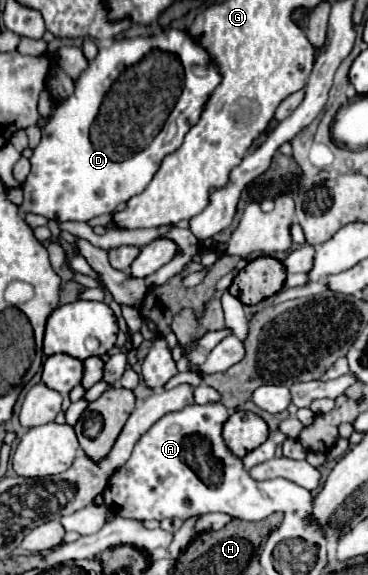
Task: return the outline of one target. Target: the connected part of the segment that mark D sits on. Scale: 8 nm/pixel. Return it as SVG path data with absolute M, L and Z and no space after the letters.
M165 29L165 31L161 31L161 33L157 33L157 35L149 37L149 39L145 39L145 37L135 37L135 39L121 37L121 39L111 41L105 47L99 47L97 57L93 61L89 61L89 67L75 81L73 95L67 101L57 105L55 113L51 115L51 119L47 121L47 125L43 129L39 145L33 149L33 155L31 155L31 173L29 173L29 177L23 183L23 203L19 205L19 213L23 213L23 215L27 215L27 213L43 215L43 217L53 219L57 223L63 223L63 221L85 221L87 223L87 221L91 221L97 215L113 213L121 201L129 201L131 197L139 195L149 185L149 181L153 179L155 171L159 169L159 163L169 153L173 153L173 151L177 151L181 147L183 137L187 135L187 131L201 119L203 107L207 105L207 99L211 97L211 91L215 91L215 87L221 83L219 67L211 67L207 77L193 75L191 65L193 63L209 63L209 59L211 59L211 55L199 43L199 39L195 39L189 31L183 31L183 29Z

